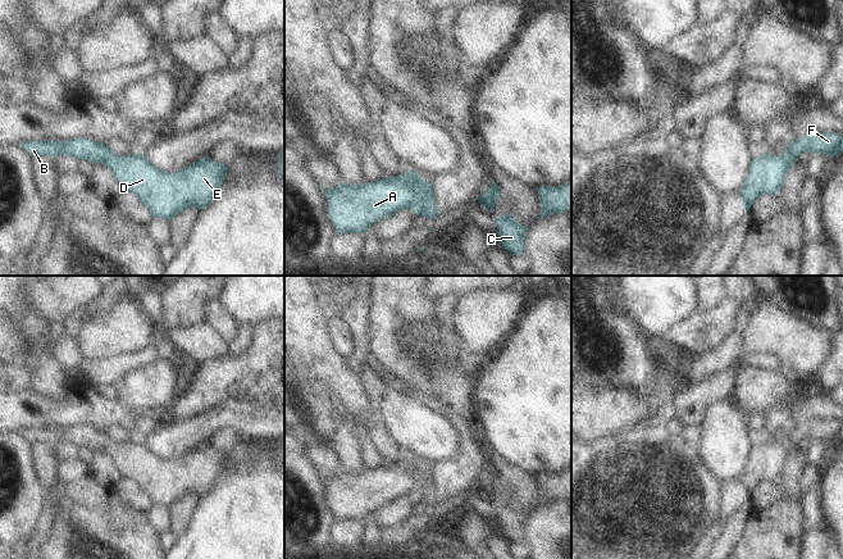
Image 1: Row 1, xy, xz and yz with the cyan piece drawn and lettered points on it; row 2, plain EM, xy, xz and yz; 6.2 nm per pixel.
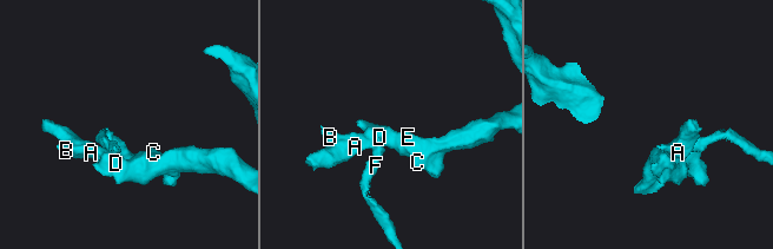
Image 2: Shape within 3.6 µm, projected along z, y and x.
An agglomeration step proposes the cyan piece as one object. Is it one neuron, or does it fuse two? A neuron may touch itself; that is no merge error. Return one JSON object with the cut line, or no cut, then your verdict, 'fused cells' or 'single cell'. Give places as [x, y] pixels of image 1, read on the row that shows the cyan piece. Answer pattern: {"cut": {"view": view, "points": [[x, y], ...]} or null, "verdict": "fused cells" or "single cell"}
{"cut": {"view": "xz", "points": [[431, 185], [424, 199], [413, 210]]}, "verdict": "fused cells"}

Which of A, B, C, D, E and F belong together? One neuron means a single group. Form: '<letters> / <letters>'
A B C D E / F

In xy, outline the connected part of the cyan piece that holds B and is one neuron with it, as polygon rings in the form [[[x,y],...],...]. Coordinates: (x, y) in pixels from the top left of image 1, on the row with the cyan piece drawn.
[[[90,138],[69,141],[24,141],[22,146],[32,156],[73,156],[109,168],[123,191],[133,192],[152,218],[170,221],[176,214],[195,206],[206,208],[217,196],[228,171],[205,156],[176,173],[154,167],[145,156],[120,156],[102,142]]]

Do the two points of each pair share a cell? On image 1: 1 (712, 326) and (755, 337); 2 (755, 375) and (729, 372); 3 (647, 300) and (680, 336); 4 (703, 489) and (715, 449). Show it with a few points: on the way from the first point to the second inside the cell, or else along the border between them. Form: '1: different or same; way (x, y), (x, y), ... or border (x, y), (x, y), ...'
1: different; border (746, 307), (738, 326)
2: different; border (746, 363), (739, 367), (729, 398)
3: different; border (696, 309), (657, 336)
4: different; border (693, 445), (698, 460), (725, 489)

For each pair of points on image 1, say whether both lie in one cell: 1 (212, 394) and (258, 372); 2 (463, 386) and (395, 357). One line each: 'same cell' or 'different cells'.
1: same cell
2: same cell

